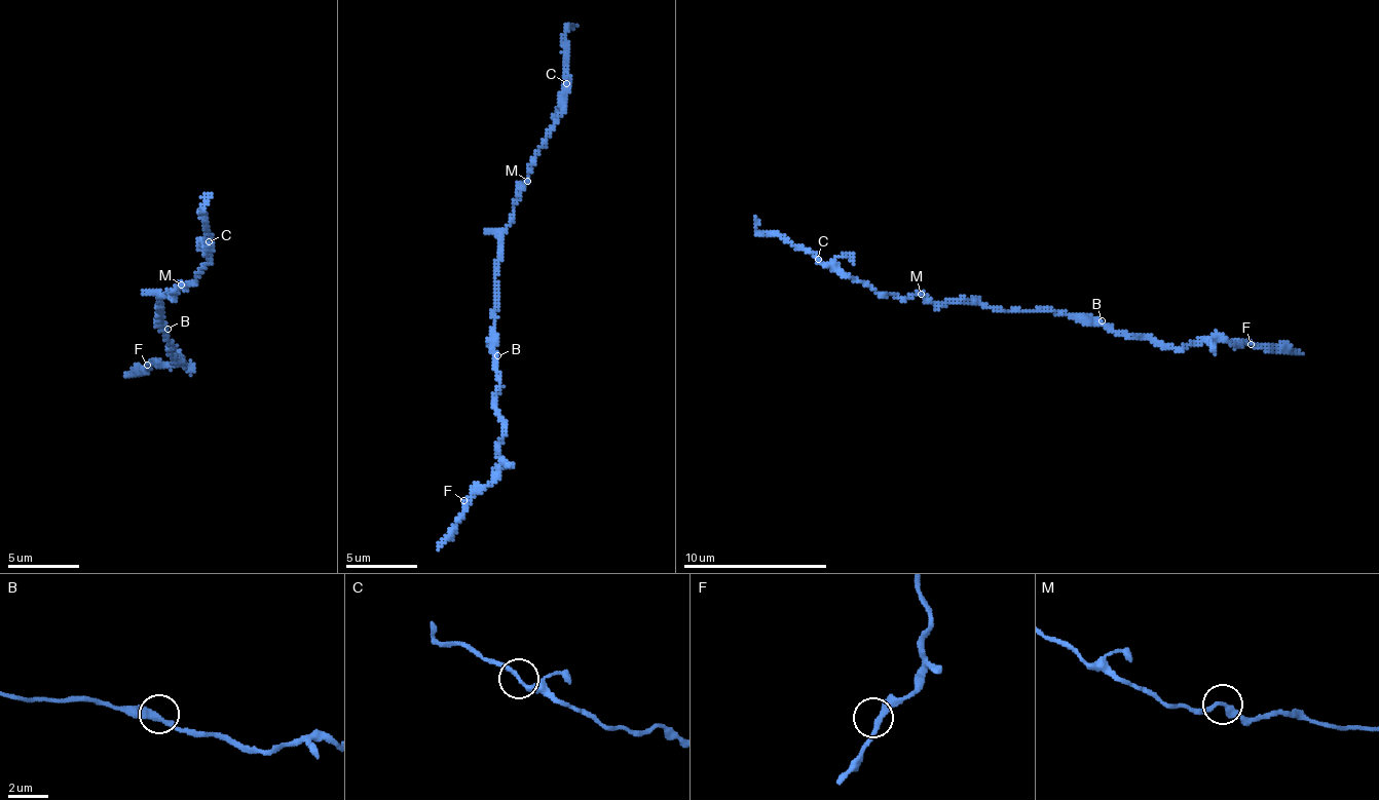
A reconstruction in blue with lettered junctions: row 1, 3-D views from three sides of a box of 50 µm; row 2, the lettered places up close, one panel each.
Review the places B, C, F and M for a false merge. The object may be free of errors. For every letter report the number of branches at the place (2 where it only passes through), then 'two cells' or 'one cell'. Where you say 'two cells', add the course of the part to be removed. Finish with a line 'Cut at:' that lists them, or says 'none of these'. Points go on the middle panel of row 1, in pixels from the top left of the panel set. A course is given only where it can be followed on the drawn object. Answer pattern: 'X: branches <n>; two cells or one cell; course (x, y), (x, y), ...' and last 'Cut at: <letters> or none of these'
B: branches 2; one cell
C: branches 2; one cell
F: branches 2; one cell
M: branches 2; one cell
Cut at: none of these

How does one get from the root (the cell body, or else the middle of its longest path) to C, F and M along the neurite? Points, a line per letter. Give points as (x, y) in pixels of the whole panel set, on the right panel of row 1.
C: (1022, 311), (979, 304), (928, 303), (920, 295), (898, 298), (880, 294), (817, 260)
F: (1022, 311), (1084, 314), (1109, 325), (1116, 332), (1155, 338), (1176, 348), (1201, 345), (1213, 338), (1251, 344)
M: (1022, 311), (983, 307), (979, 304), (928, 302), (920, 295)

